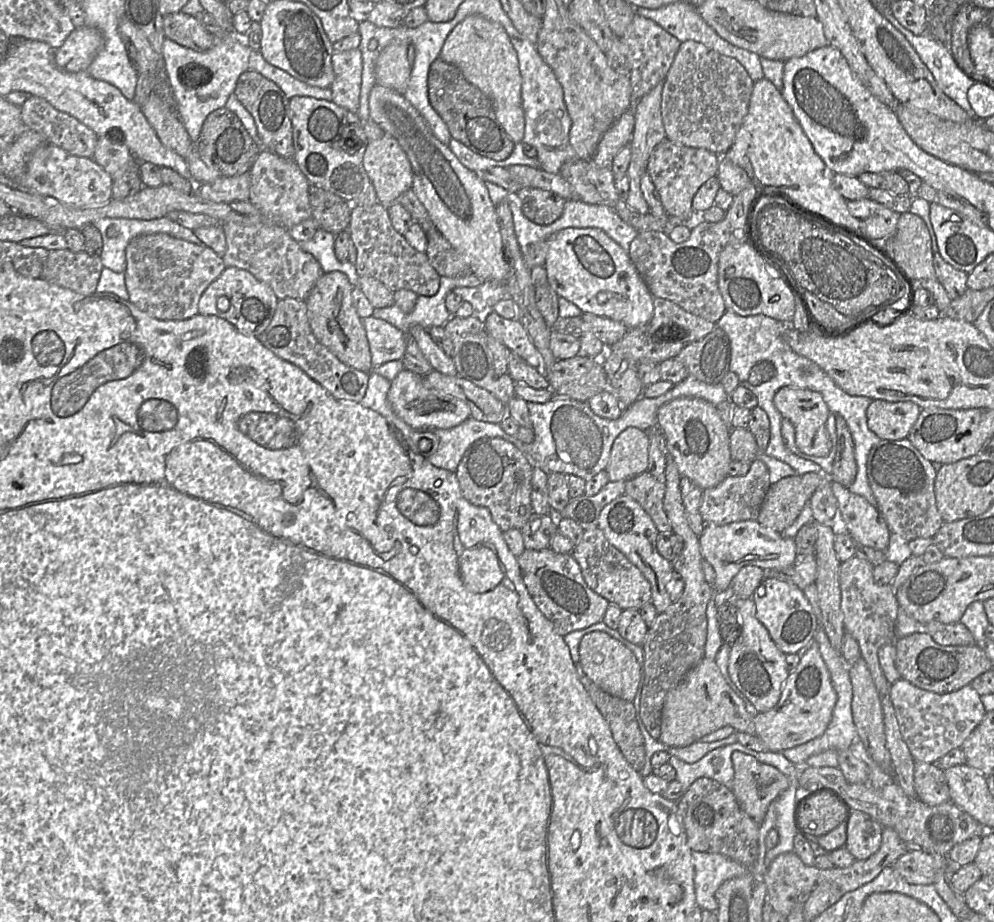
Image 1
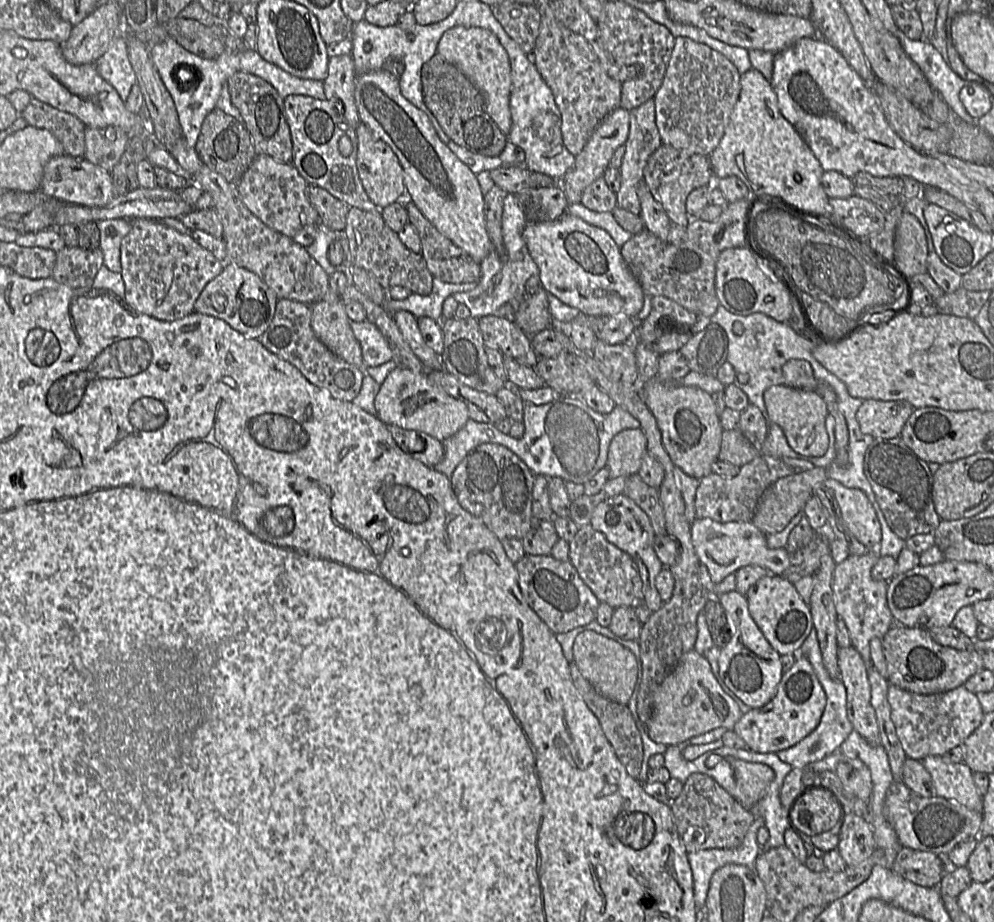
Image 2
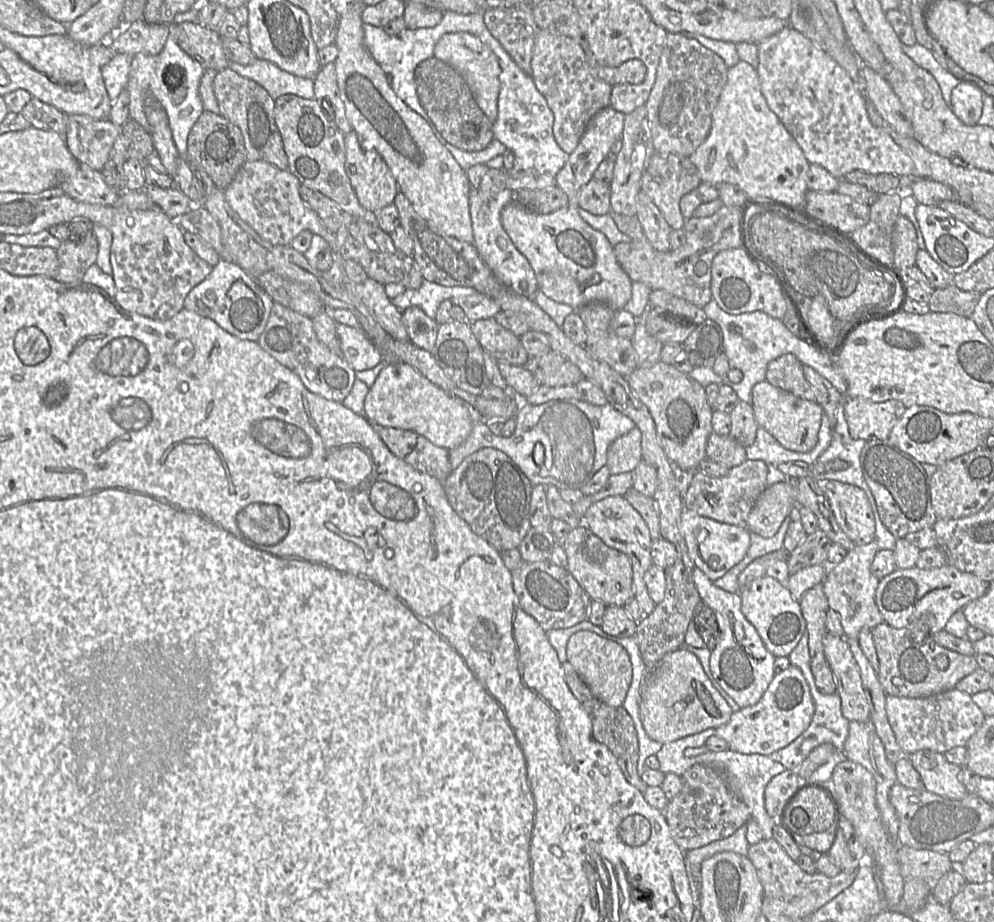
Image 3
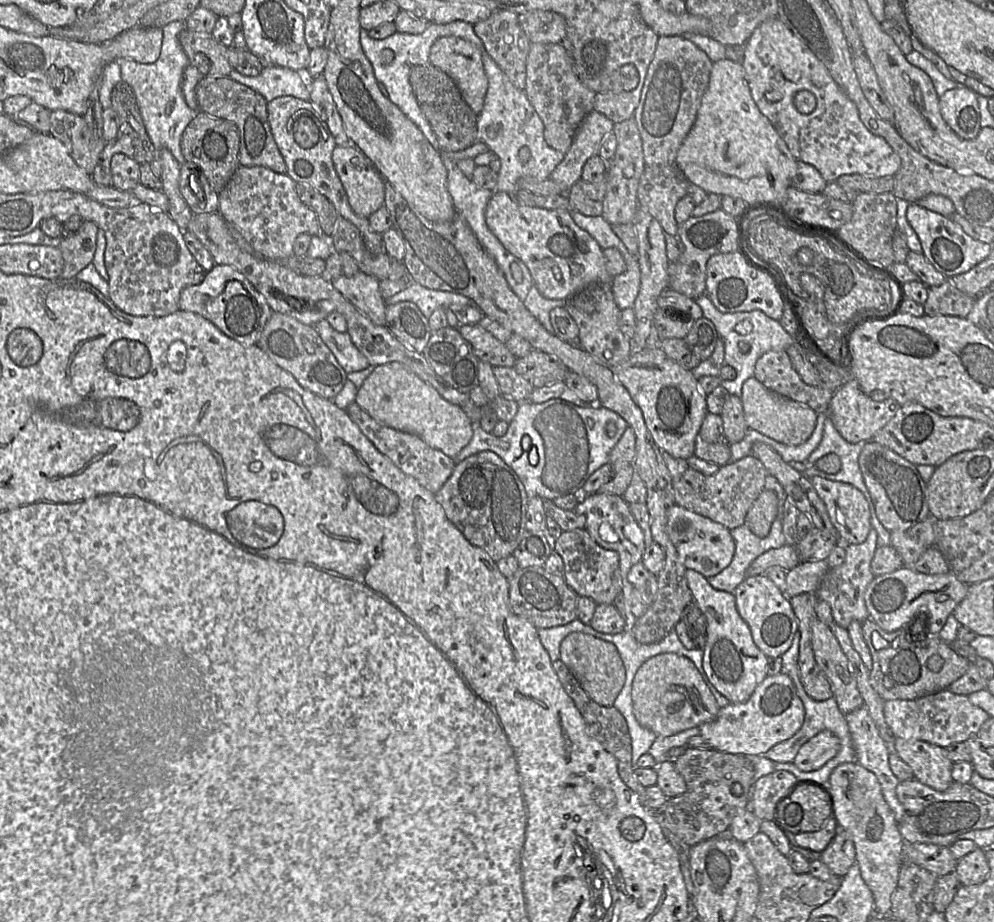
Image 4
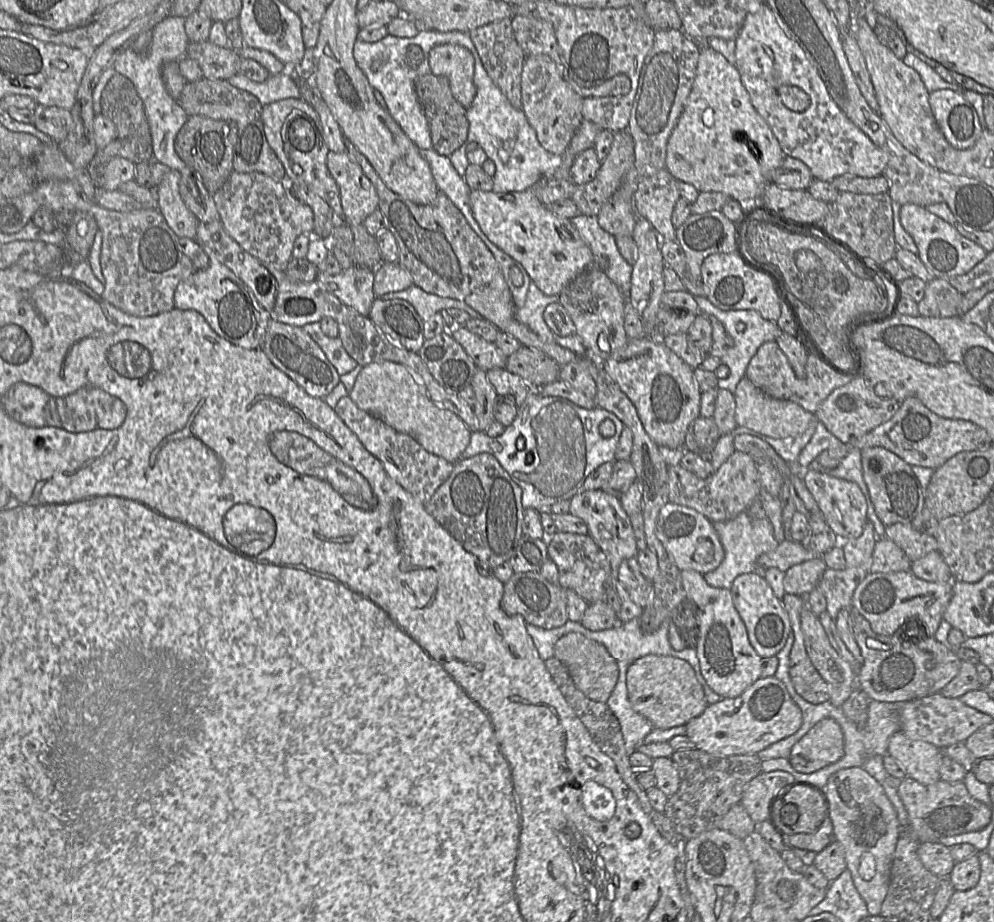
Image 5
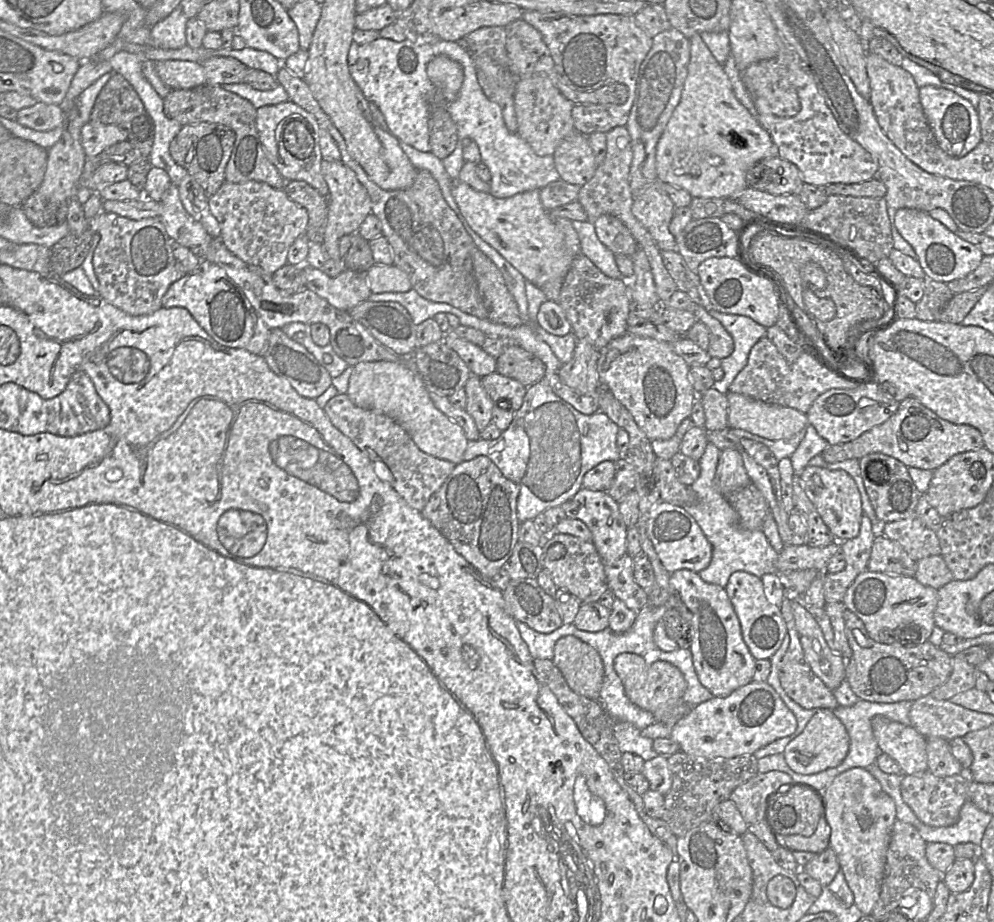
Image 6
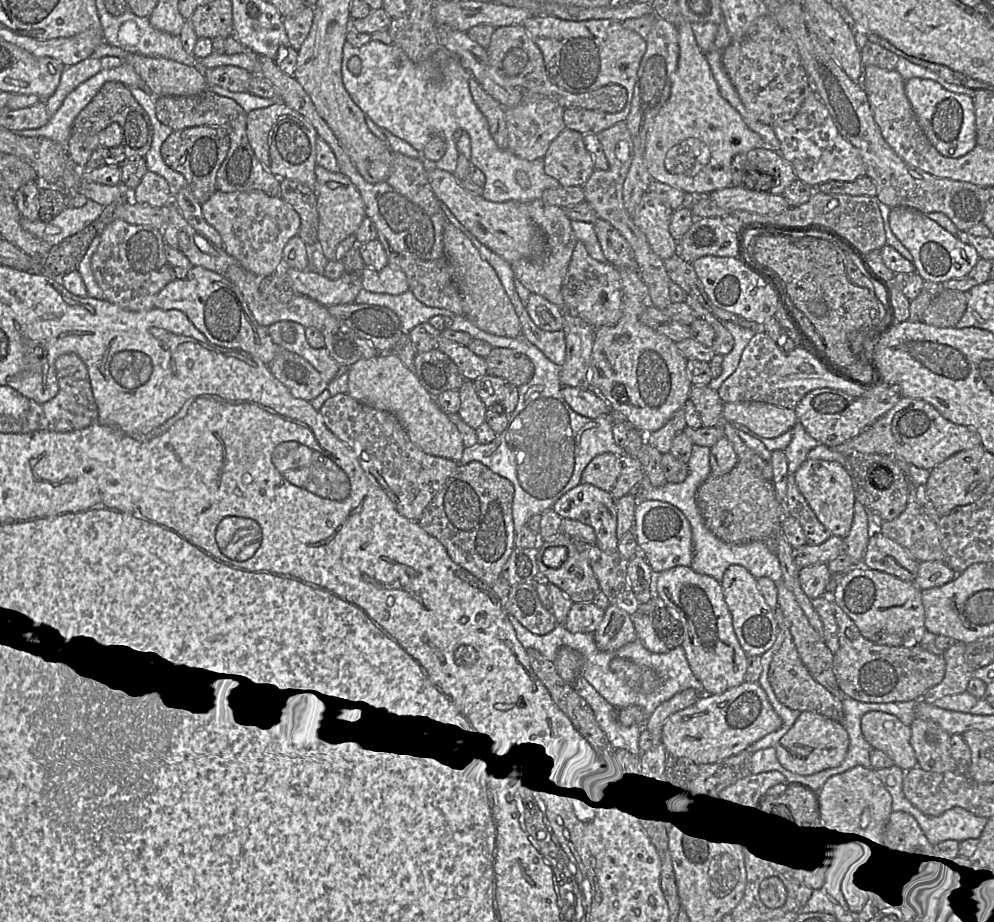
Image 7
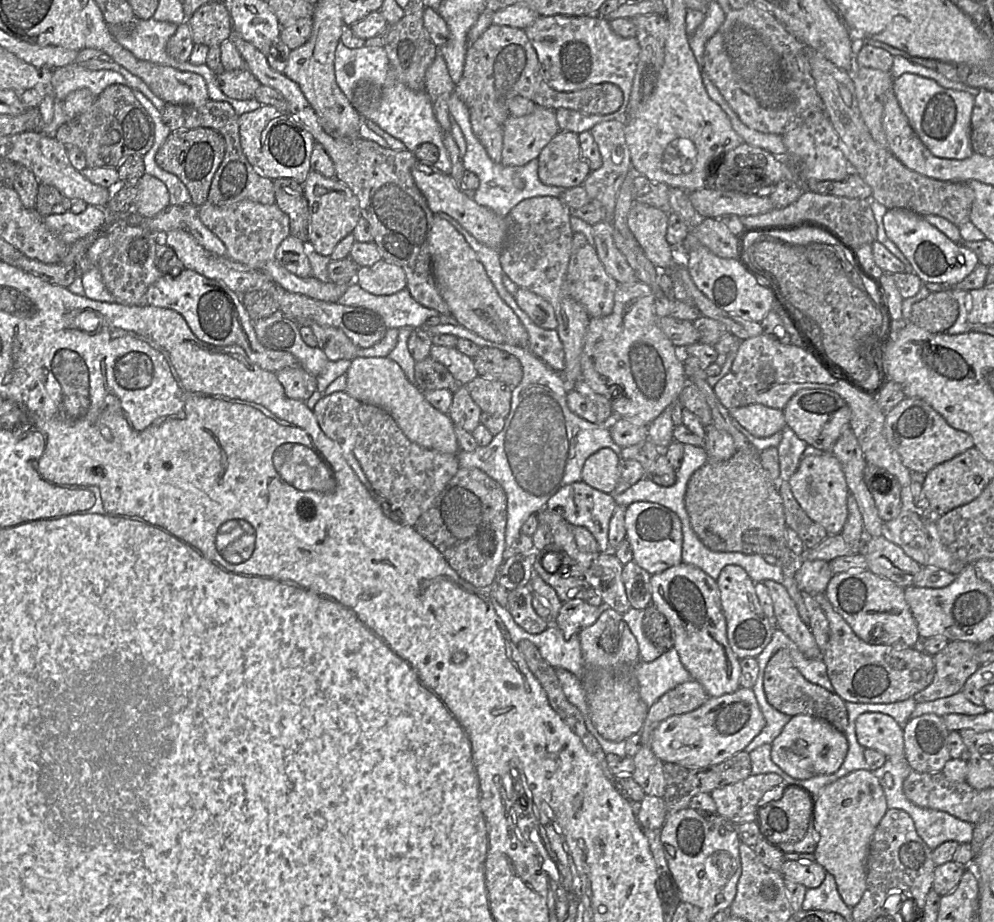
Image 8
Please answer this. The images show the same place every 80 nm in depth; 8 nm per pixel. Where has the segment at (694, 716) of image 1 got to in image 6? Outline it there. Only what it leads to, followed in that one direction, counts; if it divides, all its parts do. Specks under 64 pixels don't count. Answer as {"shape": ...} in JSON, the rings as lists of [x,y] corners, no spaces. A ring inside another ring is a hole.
{"shape":[[[622,653],[615,657],[613,668],[623,683],[628,699],[637,707],[652,713],[655,722],[673,725],[694,707],[682,699],[687,688],[684,675],[669,662],[646,662],[639,655]]]}

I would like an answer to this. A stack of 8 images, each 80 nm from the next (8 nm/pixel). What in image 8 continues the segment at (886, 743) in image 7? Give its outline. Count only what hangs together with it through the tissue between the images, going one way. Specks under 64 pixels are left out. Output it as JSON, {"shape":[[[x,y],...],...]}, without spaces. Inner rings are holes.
{"shape":[[[879,712],[862,713],[856,719],[858,743],[881,752],[887,758],[904,758],[904,730],[891,716]]]}

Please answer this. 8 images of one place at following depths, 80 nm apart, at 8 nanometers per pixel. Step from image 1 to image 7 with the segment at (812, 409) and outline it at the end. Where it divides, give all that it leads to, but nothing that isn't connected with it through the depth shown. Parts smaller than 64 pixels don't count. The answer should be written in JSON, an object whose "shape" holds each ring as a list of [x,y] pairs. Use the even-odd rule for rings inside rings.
{"shape":[[[755,401],[725,403],[723,418],[730,423],[737,422],[766,439],[776,438],[798,423],[793,409]]]}

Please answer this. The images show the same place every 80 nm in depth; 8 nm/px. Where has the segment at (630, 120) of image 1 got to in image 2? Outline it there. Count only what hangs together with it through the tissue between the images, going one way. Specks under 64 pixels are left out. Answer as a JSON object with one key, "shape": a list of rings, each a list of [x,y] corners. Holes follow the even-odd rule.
{"shape":[[[616,108],[597,126],[583,150],[575,156],[573,166],[557,181],[563,189],[568,204],[580,203],[583,191],[597,178],[601,177],[609,166],[615,150],[625,145],[630,127],[630,111]]]}

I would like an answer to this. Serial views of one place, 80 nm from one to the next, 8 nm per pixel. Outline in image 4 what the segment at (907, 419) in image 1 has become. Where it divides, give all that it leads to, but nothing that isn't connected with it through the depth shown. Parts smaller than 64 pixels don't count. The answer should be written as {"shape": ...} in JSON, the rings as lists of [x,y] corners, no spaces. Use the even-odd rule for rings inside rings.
{"shape":[[[850,376],[832,396],[827,417],[847,442],[865,443],[872,440],[874,435],[896,415],[900,407],[901,405],[893,399],[880,402],[872,400],[861,391],[858,382]]]}

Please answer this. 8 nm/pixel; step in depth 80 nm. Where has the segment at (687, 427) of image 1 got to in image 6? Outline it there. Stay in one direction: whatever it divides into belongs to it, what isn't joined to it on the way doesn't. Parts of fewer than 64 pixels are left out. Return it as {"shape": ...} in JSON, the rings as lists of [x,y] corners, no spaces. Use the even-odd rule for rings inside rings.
{"shape":[[[626,332],[599,350],[597,360],[599,385],[606,386],[633,416],[635,422],[650,440],[667,440],[673,437],[680,423],[689,418],[697,392],[690,378],[690,367],[677,355],[670,343]]]}

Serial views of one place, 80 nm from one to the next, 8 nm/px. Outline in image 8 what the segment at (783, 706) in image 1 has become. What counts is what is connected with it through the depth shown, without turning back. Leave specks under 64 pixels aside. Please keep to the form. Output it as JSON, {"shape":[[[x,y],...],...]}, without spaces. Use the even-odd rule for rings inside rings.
{"shape":[[[739,687],[735,692],[710,697],[699,708],[662,721],[653,731],[651,749],[663,763],[687,767],[717,765],[743,751],[765,726],[765,719],[752,688]]]}

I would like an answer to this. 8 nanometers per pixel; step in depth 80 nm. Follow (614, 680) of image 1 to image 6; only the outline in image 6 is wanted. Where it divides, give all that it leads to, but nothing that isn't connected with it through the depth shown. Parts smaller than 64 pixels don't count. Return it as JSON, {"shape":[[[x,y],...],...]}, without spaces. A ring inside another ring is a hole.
{"shape":[[[563,636],[555,644],[552,661],[574,692],[591,700],[599,699],[604,666],[592,646],[575,636]]]}

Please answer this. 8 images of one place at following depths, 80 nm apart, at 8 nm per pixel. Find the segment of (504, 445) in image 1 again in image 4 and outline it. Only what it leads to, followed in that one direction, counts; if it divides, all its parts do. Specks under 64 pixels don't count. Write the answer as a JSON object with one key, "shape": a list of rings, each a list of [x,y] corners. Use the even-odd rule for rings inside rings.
{"shape":[[[482,451],[457,463],[449,479],[435,493],[435,499],[464,537],[473,546],[483,549],[495,562],[512,555],[523,539],[529,498],[514,470],[494,452]]]}

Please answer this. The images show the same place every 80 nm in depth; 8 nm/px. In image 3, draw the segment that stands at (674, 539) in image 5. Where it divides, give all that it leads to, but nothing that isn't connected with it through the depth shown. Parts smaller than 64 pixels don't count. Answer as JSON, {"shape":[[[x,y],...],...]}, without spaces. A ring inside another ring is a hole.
{"shape":[[[683,509],[681,514],[680,531],[695,568],[704,572],[712,582],[741,562],[750,546],[750,531],[747,528],[721,523],[687,509]]]}

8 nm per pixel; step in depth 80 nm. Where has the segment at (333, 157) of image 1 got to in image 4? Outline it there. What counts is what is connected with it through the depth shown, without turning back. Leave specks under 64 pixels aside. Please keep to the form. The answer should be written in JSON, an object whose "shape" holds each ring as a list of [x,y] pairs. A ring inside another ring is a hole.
{"shape":[[[293,96],[277,97],[268,102],[267,113],[272,135],[286,163],[286,173],[296,183],[309,185],[325,196],[333,204],[340,218],[349,220],[358,228],[366,248],[371,253],[386,252],[381,234],[371,228],[368,218],[356,215],[349,204],[332,161],[332,152],[337,146],[335,139],[311,101]]]}

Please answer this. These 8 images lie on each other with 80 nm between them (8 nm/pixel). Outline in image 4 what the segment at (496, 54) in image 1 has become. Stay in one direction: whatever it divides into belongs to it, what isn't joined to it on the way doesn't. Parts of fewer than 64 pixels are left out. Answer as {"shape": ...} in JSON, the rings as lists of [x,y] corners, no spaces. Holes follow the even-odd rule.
{"shape":[[[445,36],[434,42],[429,60],[454,80],[466,103],[480,113],[488,89],[480,50],[465,39]]]}

